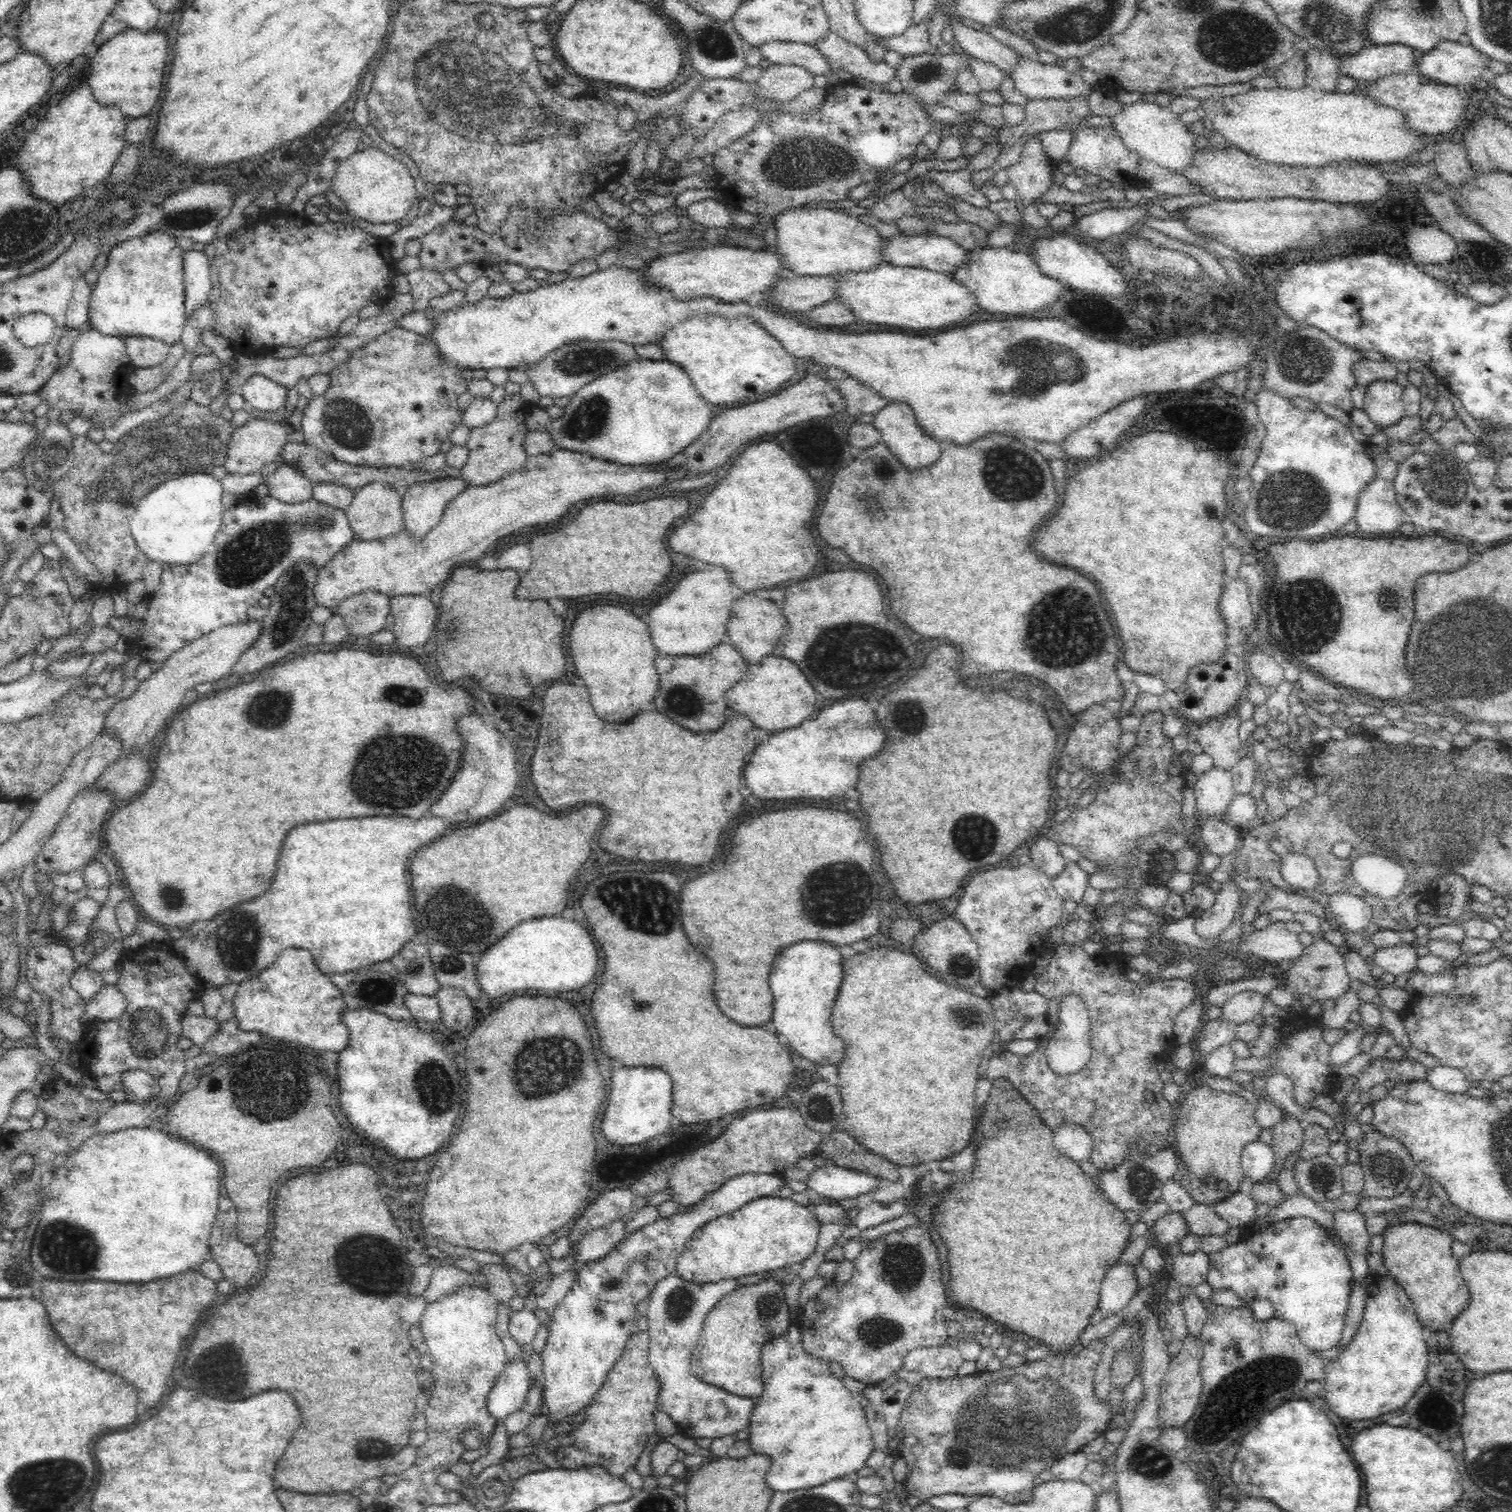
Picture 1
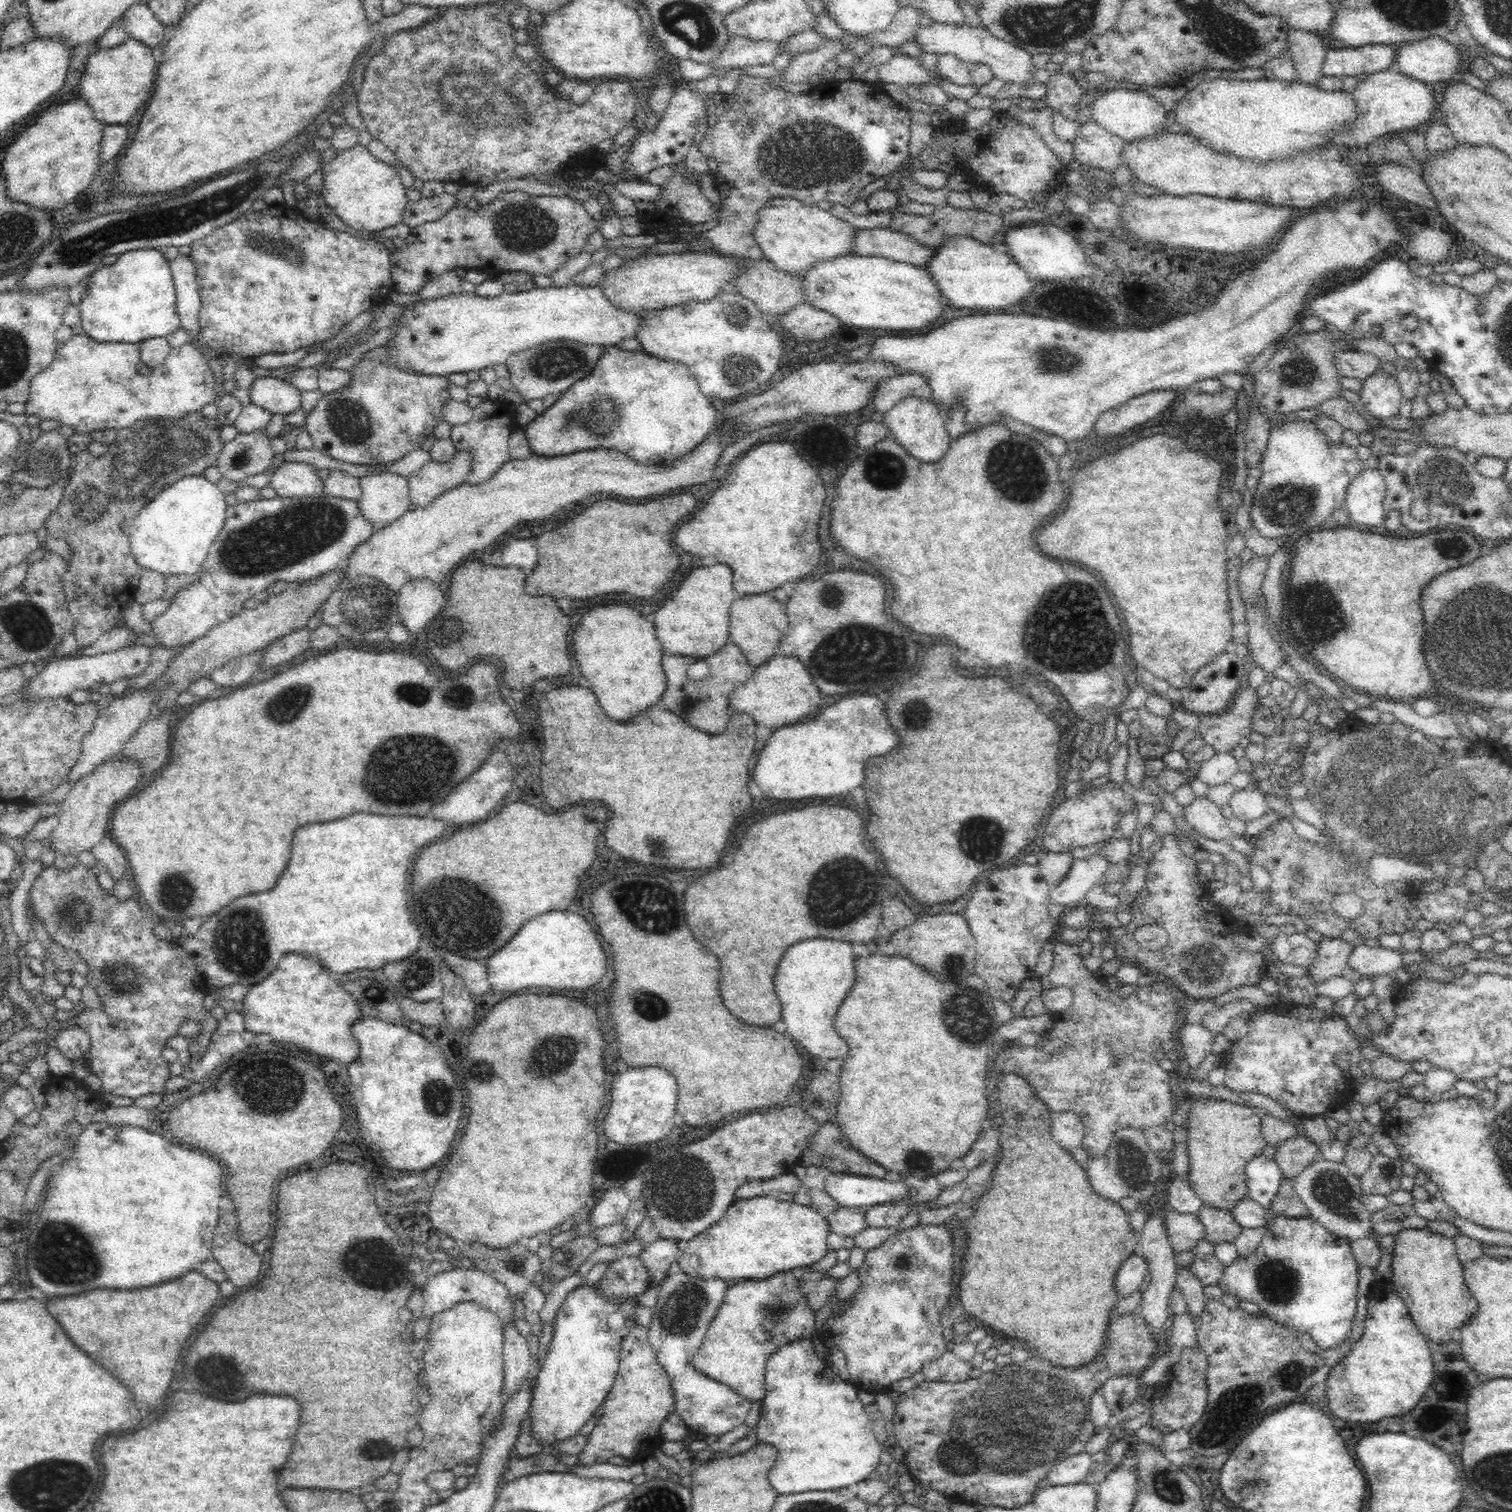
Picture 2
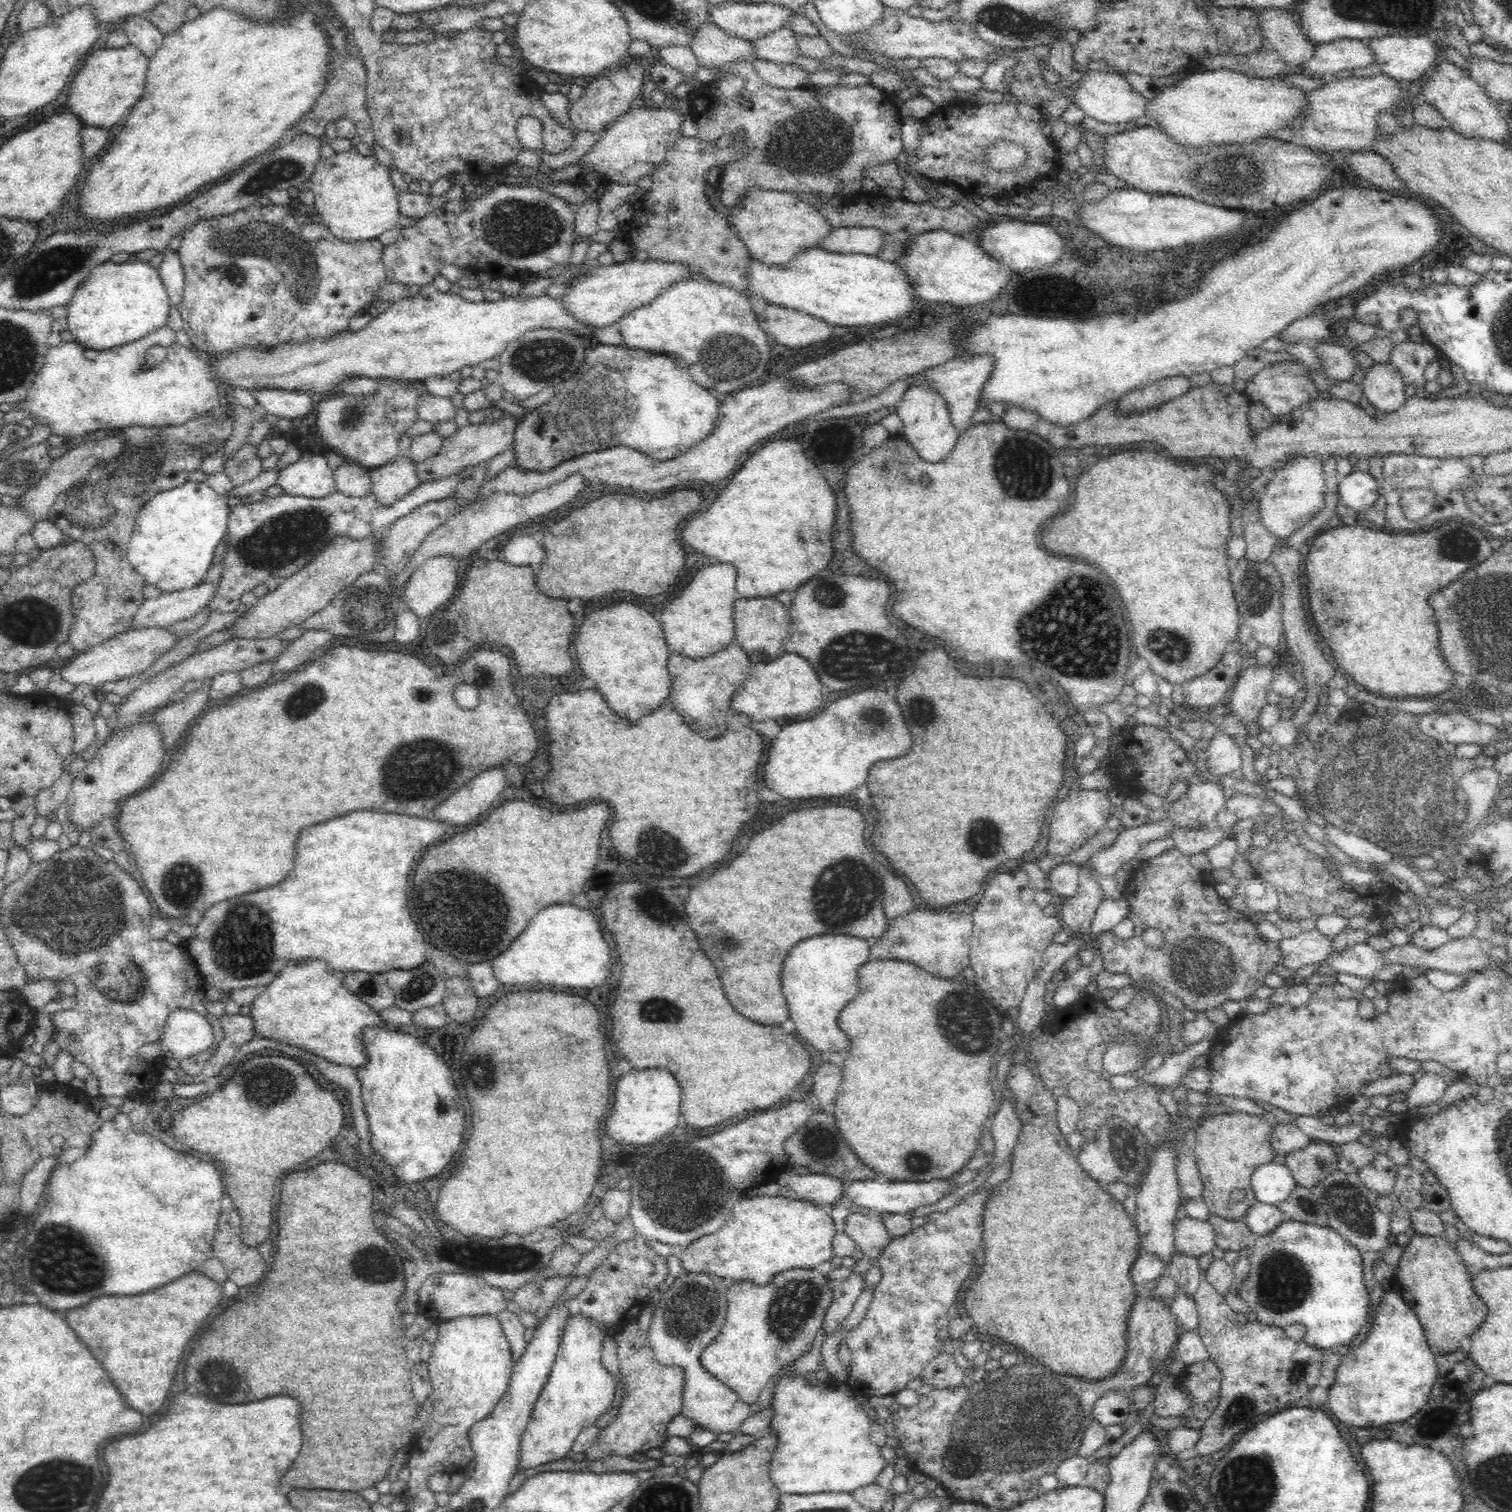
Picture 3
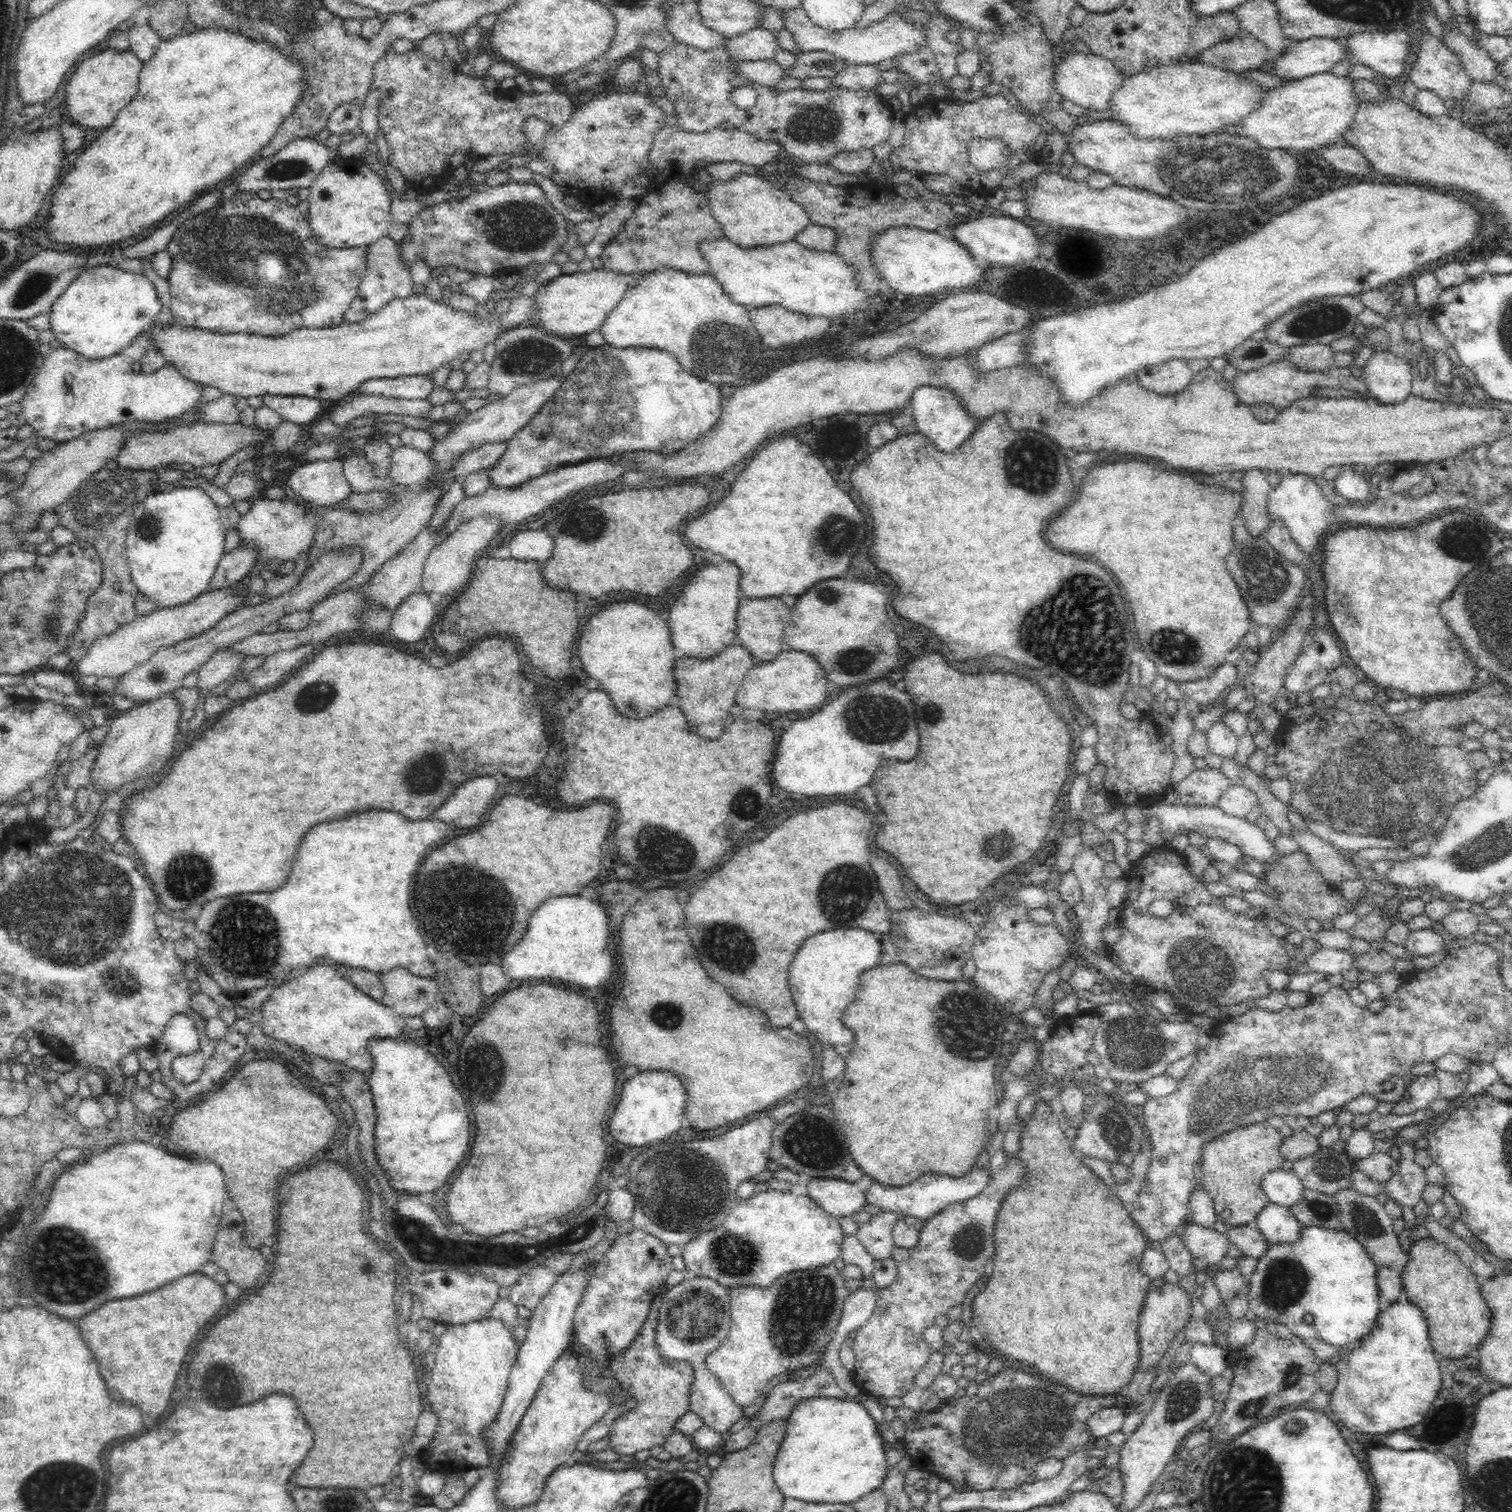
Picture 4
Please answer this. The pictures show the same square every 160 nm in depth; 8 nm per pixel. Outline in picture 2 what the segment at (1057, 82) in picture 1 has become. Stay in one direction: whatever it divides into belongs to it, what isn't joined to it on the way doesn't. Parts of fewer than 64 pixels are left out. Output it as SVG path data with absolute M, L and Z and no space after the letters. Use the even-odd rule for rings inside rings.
M933 23L930 27L920 25L913 37L916 42L920 43L924 53L954 54L968 64L982 62L992 69L995 78L1004 80L1006 83L1016 84L1021 88L1027 89L1036 84L1047 86L1052 78L1052 73L1046 67L1033 65L1032 55L1027 50L996 38L988 29L971 25Z

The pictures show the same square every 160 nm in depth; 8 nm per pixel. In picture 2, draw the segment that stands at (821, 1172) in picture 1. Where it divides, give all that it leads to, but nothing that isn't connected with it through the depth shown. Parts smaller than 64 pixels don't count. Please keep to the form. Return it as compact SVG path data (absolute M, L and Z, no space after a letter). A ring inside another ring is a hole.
M828 1171L824 1191L830 1195L840 1207L851 1210L859 1206L876 1206L886 1202L898 1202L908 1196L907 1184L896 1184L885 1179L846 1174L845 1172Z

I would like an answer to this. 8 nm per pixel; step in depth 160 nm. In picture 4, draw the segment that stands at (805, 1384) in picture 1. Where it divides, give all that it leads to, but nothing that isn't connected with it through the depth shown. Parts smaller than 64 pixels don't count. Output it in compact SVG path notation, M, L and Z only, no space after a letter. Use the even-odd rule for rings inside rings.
M824 1396L808 1398L798 1402L786 1420L785 1438L773 1463L774 1482L785 1498L795 1498L804 1502L851 1504L858 1496L880 1488L888 1472L885 1442L876 1433L877 1423L863 1404Z

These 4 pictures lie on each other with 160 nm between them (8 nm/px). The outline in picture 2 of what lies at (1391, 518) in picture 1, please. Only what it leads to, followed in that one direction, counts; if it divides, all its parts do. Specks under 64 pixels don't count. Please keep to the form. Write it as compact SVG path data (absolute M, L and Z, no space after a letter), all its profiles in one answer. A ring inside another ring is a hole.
M1367 468L1353 479L1345 502L1351 525L1369 530L1372 526L1385 524L1387 487L1380 470Z

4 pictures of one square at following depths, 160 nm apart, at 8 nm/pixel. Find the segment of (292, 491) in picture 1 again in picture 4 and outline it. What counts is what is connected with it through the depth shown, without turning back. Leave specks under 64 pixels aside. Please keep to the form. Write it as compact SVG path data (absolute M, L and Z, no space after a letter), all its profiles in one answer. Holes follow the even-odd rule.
M316 459L292 467L287 484L297 496L313 506L332 506L352 493L342 470L343 462L336 459Z

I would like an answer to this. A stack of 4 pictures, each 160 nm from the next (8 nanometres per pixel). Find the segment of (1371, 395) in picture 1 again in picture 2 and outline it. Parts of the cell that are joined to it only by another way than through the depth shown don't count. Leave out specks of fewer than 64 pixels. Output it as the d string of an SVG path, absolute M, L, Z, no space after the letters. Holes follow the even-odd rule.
M1378 370L1362 382L1360 395L1365 409L1377 419L1399 416L1402 393L1397 377Z

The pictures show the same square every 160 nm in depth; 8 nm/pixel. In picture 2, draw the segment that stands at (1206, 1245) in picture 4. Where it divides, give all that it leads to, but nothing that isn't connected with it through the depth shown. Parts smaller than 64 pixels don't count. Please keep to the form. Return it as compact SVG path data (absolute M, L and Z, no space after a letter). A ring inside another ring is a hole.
M1172 1207L1163 1209L1166 1234L1173 1250L1192 1250L1204 1236L1204 1225L1196 1214L1180 1214Z

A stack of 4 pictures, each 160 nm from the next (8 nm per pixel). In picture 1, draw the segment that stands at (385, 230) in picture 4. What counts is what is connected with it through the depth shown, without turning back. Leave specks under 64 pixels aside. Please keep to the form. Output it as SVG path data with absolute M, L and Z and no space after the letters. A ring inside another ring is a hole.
M372 146L364 151L356 151L336 167L331 188L346 204L352 216L372 224L388 224L400 221L408 215L408 210L418 198L414 180L410 169L400 160Z

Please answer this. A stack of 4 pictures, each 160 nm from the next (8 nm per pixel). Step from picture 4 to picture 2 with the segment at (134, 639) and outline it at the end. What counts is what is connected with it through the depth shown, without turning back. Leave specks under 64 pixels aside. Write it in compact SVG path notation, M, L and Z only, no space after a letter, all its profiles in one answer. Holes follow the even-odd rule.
M145 645L130 646L113 650L96 656L78 657L77 655L63 657L49 664L45 664L42 669L38 669L38 674L30 680L25 680L22 689L18 690L21 694L20 701L40 704L46 699L58 698L58 696L69 696L76 690L104 690L118 678L124 676L136 677L144 672L150 664L151 648Z

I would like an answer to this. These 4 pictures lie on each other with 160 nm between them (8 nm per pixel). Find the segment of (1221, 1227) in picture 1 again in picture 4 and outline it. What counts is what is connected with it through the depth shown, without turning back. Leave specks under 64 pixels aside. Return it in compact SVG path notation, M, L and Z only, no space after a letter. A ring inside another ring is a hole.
M1253 1224L1228 1225L1222 1234L1230 1244L1239 1248L1240 1252L1246 1256L1258 1259L1266 1252L1268 1241Z

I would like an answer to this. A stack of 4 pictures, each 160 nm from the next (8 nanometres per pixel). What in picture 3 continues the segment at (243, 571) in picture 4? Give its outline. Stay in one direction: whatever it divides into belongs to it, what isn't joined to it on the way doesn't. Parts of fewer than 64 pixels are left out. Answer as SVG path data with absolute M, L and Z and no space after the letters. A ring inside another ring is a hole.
M216 581L206 582L191 589L144 599L124 632L148 627L169 627L174 622L194 616L208 604L216 586Z

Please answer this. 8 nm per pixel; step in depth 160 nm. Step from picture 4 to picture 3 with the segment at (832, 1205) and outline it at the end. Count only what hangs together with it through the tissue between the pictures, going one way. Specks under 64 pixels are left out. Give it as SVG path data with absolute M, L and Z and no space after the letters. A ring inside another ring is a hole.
M786 1170L776 1182L780 1187L794 1190L806 1201L817 1201L819 1204L834 1204L841 1202L845 1182L830 1175L811 1173L798 1175Z

